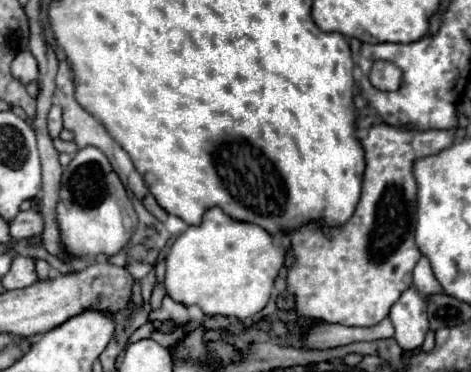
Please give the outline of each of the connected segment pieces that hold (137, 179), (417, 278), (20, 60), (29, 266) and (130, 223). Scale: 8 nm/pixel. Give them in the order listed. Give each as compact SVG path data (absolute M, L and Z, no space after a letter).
M131 172L131 174L129 174L129 188L131 188L131 192L133 192L139 200L143 200L143 198L147 196L147 186L145 186L143 178L139 176L139 172Z
M425 256L419 258L419 262L417 262L415 270L413 270L413 284L425 296L443 294L443 288L439 286L437 278L433 276L433 270L431 270L431 266L429 266L429 262L427 262Z
M21 50L13 62L11 62L11 72L21 84L29 84L37 80L37 62L35 56L29 50Z
M15 256L9 274L1 280L5 290L15 290L15 288L27 288L31 284L37 282L37 274L35 274L35 260L33 258L23 258L23 256Z
M81 148L65 166L57 202L57 222L63 248L73 258L115 254L129 242L131 234L135 232L137 214L133 204L119 176L113 172L107 156L99 148Z

